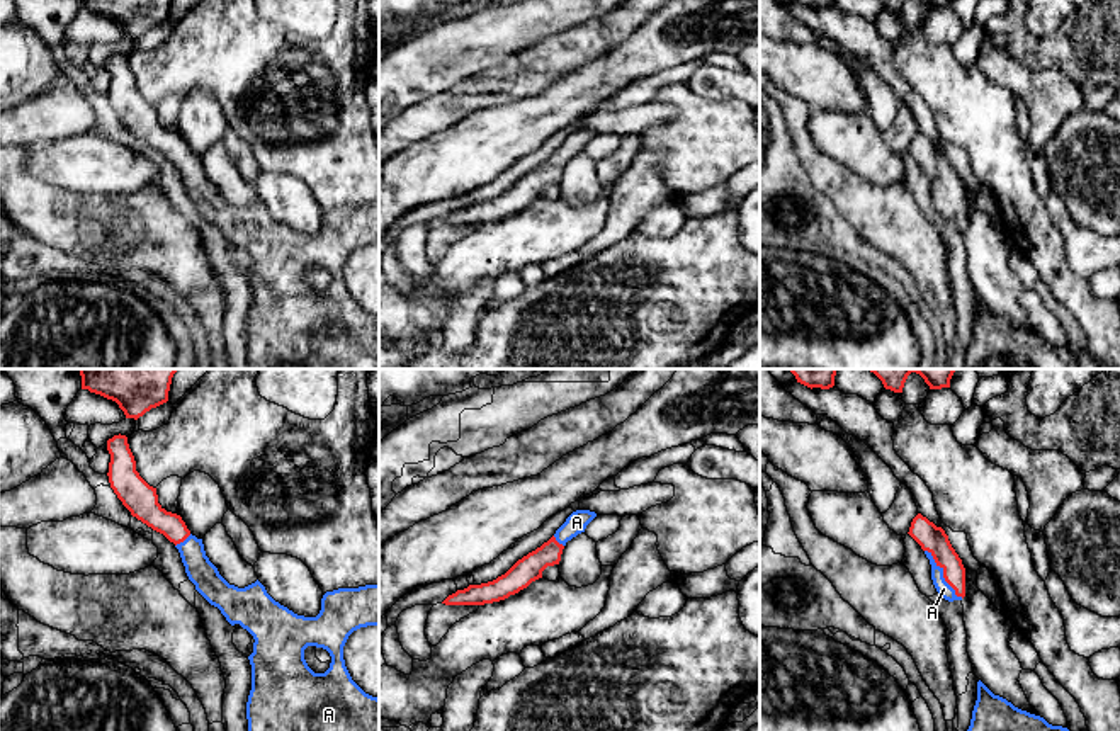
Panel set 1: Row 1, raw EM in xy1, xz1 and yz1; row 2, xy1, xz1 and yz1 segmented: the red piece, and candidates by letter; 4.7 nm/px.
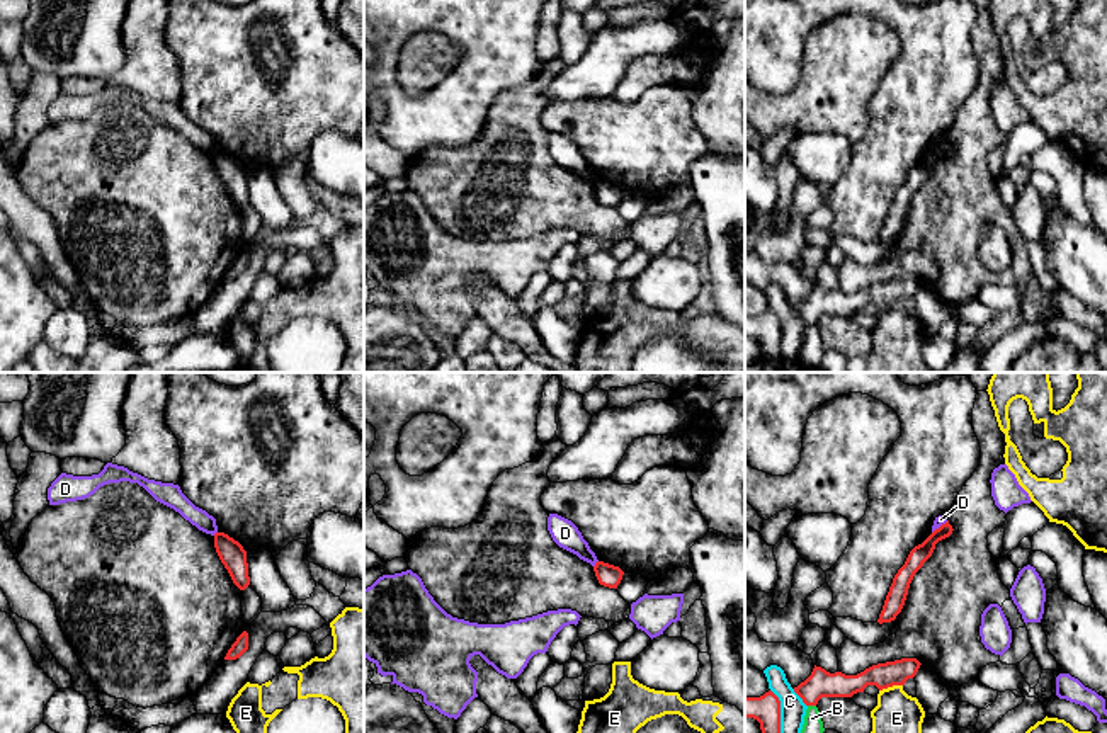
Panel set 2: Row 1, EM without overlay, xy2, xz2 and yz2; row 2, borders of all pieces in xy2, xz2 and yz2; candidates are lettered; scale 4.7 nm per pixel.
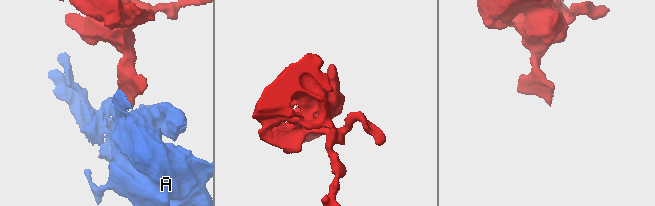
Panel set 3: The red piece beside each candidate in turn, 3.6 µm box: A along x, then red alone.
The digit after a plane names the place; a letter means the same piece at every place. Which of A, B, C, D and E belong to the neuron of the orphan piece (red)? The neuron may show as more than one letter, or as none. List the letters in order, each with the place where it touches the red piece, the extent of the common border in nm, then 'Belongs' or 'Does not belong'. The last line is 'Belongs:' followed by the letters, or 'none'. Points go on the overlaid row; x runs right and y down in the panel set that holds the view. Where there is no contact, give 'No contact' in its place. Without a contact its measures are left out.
A: Touches red at yz1 (944, 575). Shared border 300 nm. Belongs
B: Touches red at yz2 (811, 704). Shared border 40 nm. Does not belong
C: Touches red at yz2 (779, 711). Shared border 220 nm. Does not belong
D: Touches red at xz2 (596, 563). Shared border 40 nm. Does not belong
E: Touches red at yz2 (890, 686). Shared border 120 nm. Does not belong
Belongs: A

